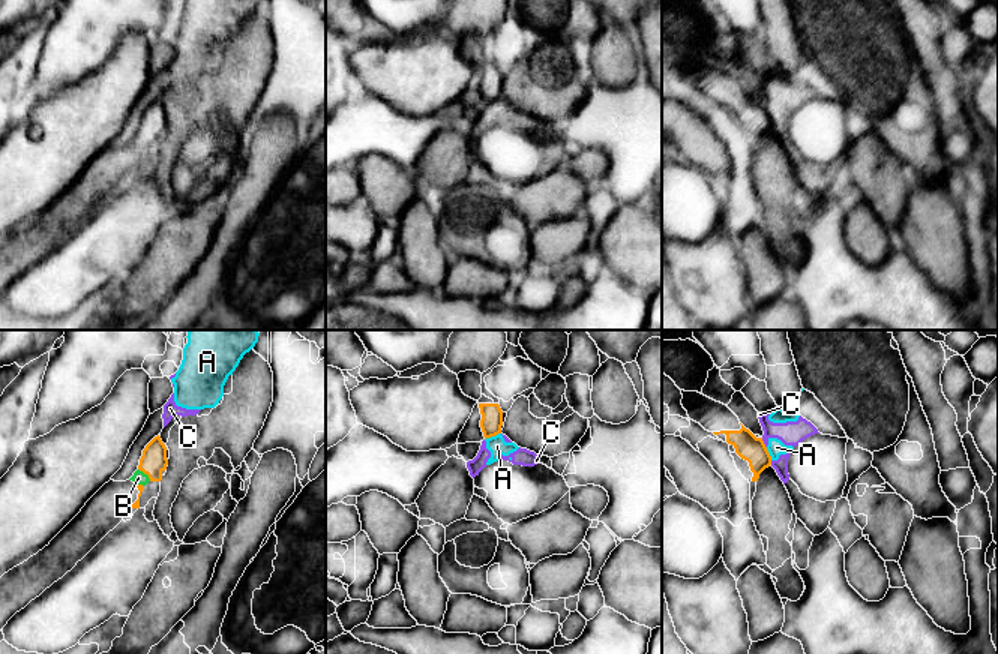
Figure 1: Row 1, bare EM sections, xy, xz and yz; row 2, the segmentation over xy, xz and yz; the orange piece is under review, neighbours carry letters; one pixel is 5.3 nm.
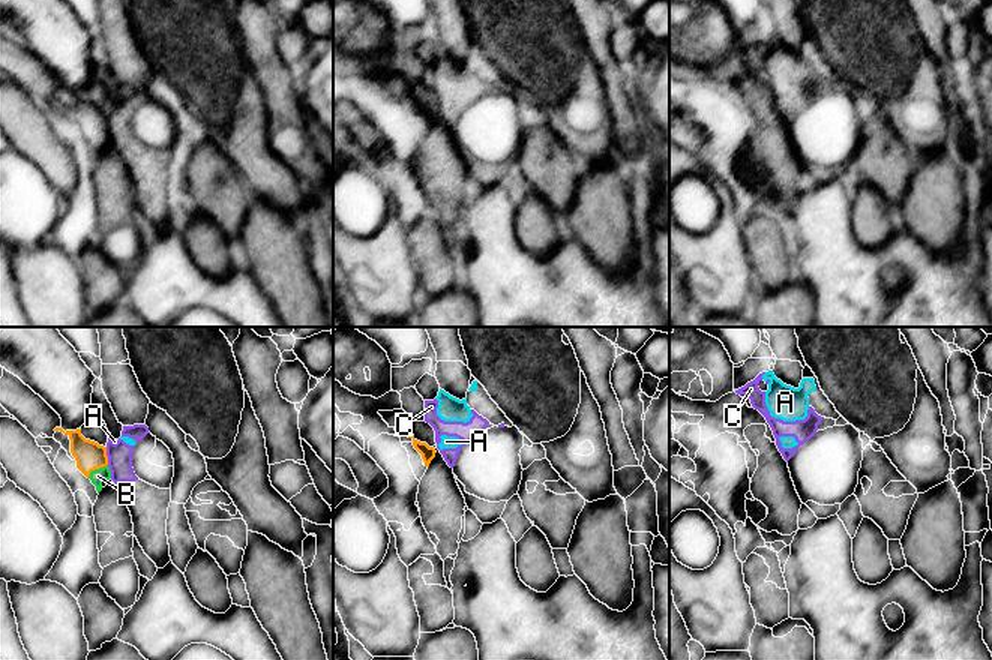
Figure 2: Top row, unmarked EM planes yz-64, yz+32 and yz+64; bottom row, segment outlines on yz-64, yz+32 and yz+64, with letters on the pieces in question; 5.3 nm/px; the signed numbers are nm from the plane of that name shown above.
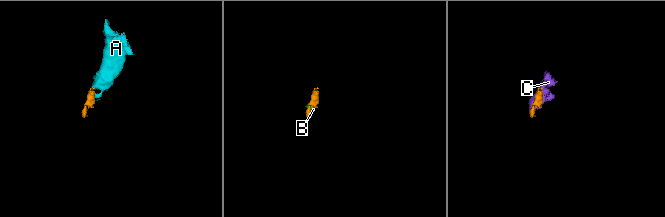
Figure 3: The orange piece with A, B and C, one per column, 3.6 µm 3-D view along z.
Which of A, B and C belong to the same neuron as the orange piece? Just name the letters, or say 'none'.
B

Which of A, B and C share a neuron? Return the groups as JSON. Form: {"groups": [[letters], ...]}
{"groups": [["A", "C"], ["B"]]}

